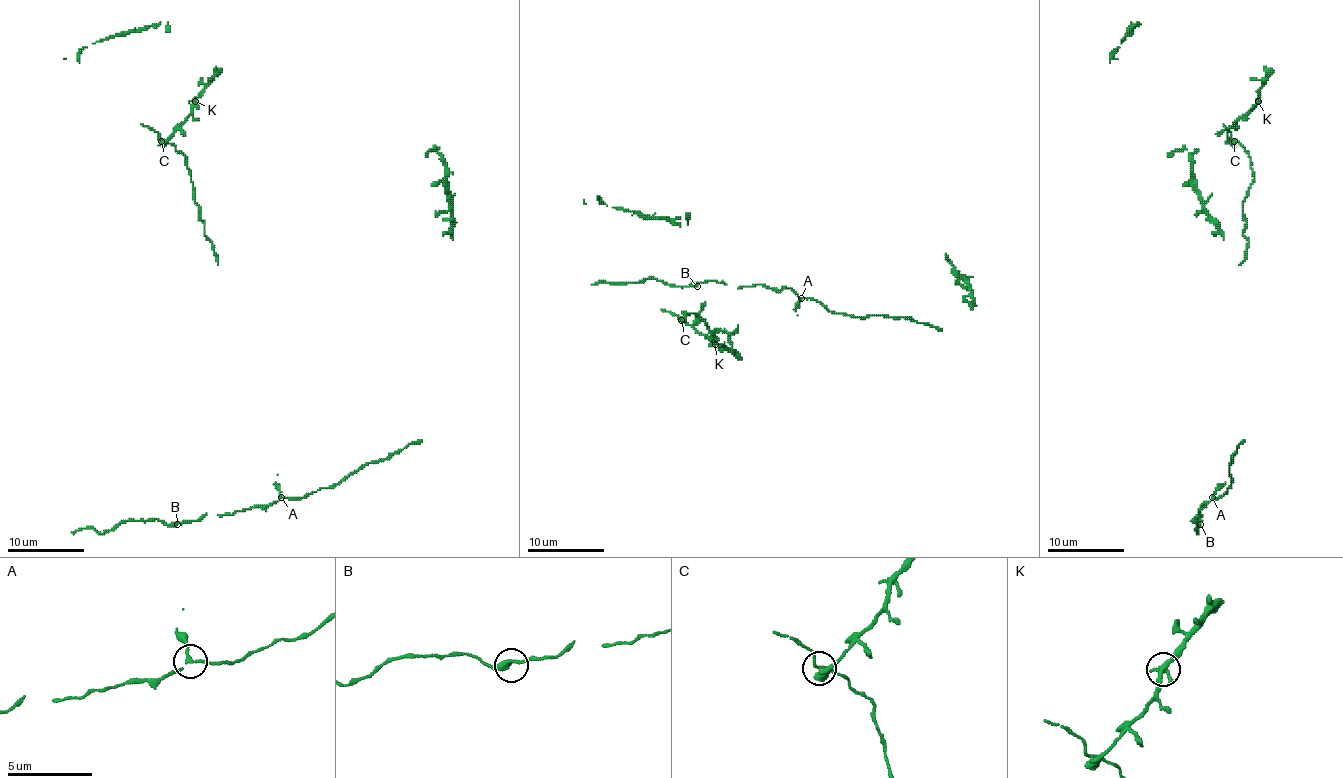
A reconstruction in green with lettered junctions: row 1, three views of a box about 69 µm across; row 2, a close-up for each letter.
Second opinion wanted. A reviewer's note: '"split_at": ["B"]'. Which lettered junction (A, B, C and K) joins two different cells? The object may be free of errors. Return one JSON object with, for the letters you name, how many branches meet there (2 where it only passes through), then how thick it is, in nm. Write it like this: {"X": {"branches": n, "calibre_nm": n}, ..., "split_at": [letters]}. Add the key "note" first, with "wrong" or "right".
{"note": "wrong", "split_at": []}

